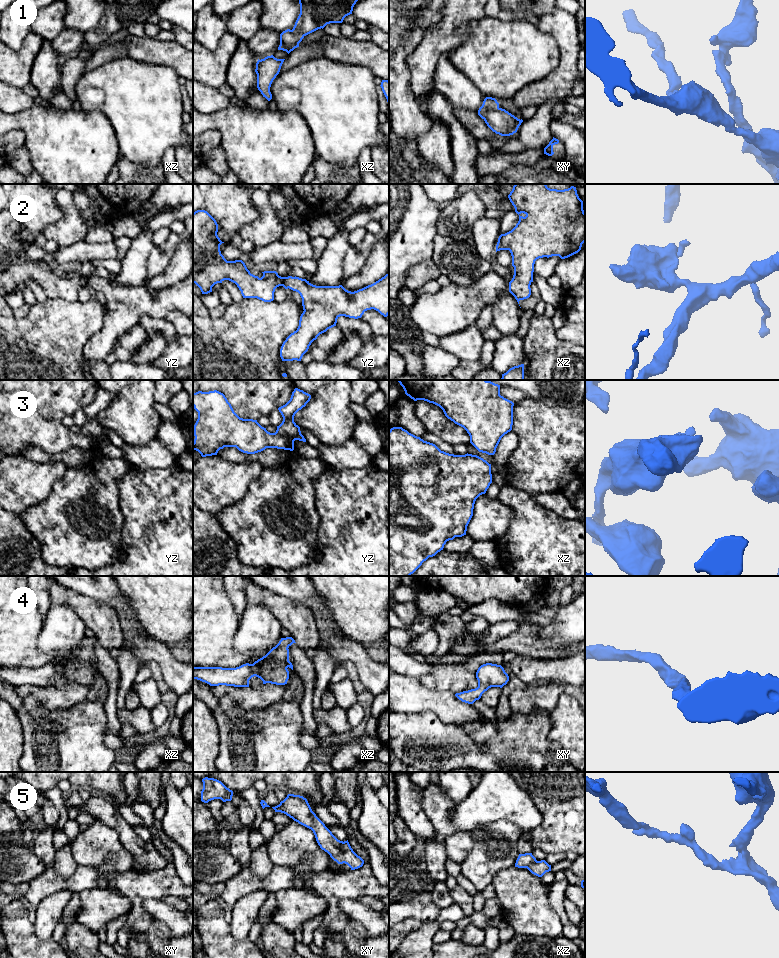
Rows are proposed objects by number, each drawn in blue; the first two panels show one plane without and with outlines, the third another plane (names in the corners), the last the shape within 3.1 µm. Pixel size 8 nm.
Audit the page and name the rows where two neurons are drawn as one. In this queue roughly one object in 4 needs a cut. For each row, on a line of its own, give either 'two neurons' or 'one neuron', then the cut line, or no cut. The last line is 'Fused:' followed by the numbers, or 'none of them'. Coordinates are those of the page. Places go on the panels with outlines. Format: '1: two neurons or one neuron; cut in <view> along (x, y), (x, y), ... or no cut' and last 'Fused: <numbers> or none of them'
1: one neuron; no cut
2: one neuron; no cut
3: one neuron; no cut
4: one neuron; no cut
5: one neuron; no cut
Fused: none of them

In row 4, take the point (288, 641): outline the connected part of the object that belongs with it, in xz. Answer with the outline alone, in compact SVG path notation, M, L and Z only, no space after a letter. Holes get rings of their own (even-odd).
M292 637L281 638L265 656L253 664L243 664L236 668L193 667L193 679L210 686L249 687L249 680L256 676L263 684L285 685L289 679L288 667L293 670L289 661L289 647L296 643Z

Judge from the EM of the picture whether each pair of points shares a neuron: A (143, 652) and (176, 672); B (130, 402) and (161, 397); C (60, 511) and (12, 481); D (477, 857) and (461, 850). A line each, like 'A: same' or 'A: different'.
A: same
B: different
C: different
D: different

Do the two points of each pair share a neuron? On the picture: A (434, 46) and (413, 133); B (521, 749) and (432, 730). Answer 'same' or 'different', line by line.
A: different
B: same

